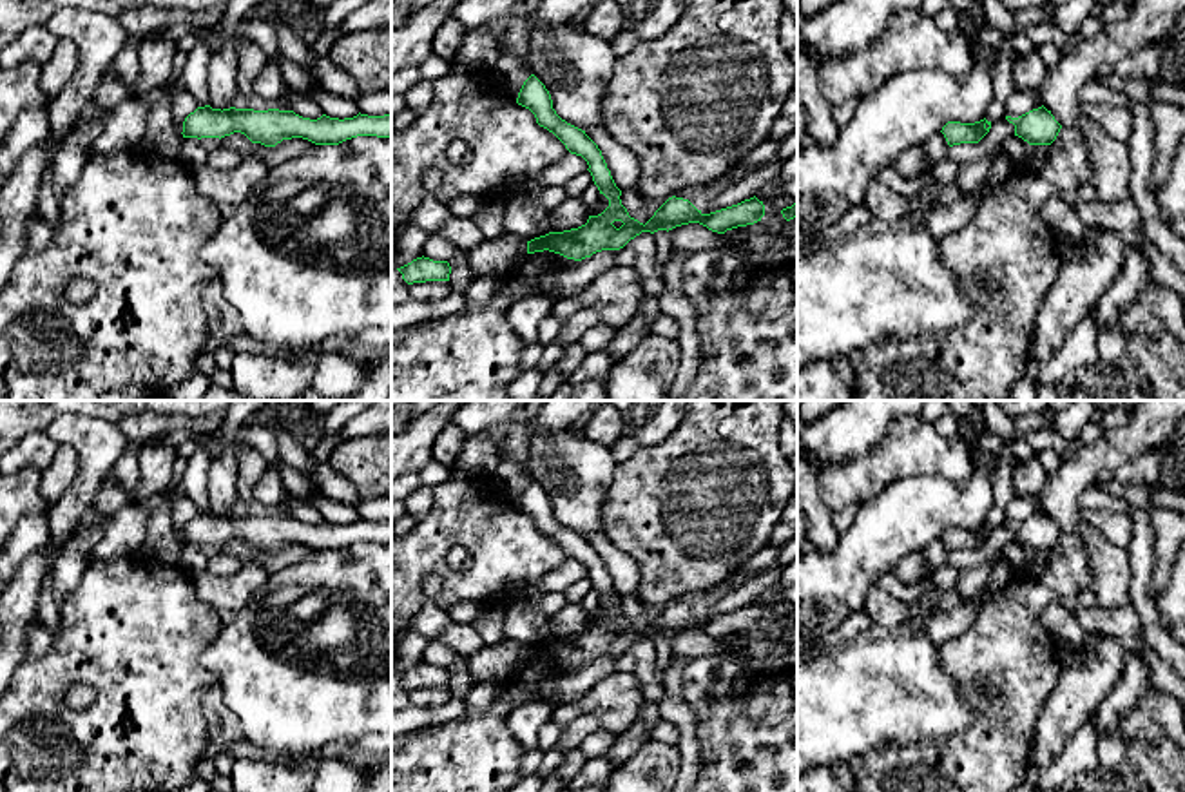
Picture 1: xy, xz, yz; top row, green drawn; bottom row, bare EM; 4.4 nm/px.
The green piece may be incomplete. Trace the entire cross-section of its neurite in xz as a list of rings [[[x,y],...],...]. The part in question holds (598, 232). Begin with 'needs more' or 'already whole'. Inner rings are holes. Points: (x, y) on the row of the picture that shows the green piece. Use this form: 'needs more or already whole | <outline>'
already whole | [[[535,74],[524,82],[516,103],[529,109],[536,123],[553,132],[571,154],[587,161],[594,185],[609,199],[609,207],[598,216],[589,216],[585,225],[527,241],[527,254],[549,250],[582,261],[602,250],[620,250],[641,232],[669,232],[681,225],[699,223],[712,232],[725,234],[754,225],[765,216],[765,205],[756,196],[710,214],[703,214],[689,199],[672,196],[643,225],[631,217],[621,205],[621,190],[616,187],[598,145],[585,130],[556,114],[549,91]]]

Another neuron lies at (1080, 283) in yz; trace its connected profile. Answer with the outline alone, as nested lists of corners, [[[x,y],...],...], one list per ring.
[[[1100,228],[1082,257],[1062,263],[1060,274],[1035,317],[1029,346],[1033,361],[1047,362],[1064,348],[1069,335],[1118,277],[1125,246],[1120,234]]]

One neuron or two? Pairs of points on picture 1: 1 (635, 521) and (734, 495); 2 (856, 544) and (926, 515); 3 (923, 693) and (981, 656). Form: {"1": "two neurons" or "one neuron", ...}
{"1": "one neuron", "2": "one neuron", "3": "two neurons"}

